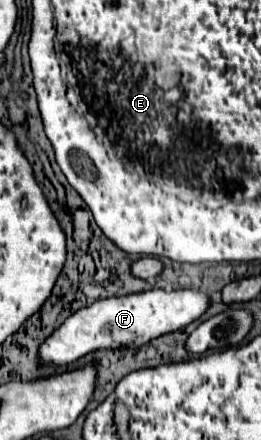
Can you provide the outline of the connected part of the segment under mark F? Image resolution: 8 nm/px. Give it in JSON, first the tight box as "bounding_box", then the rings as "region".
{"bounding_box":[38,290,210,366],"region":[[[146,290],[128,296],[96,300],[92,306],[74,312],[38,350],[40,366],[68,366],[96,350],[140,348],[150,340],[180,330],[198,320],[210,304],[210,296],[200,290]]]}

